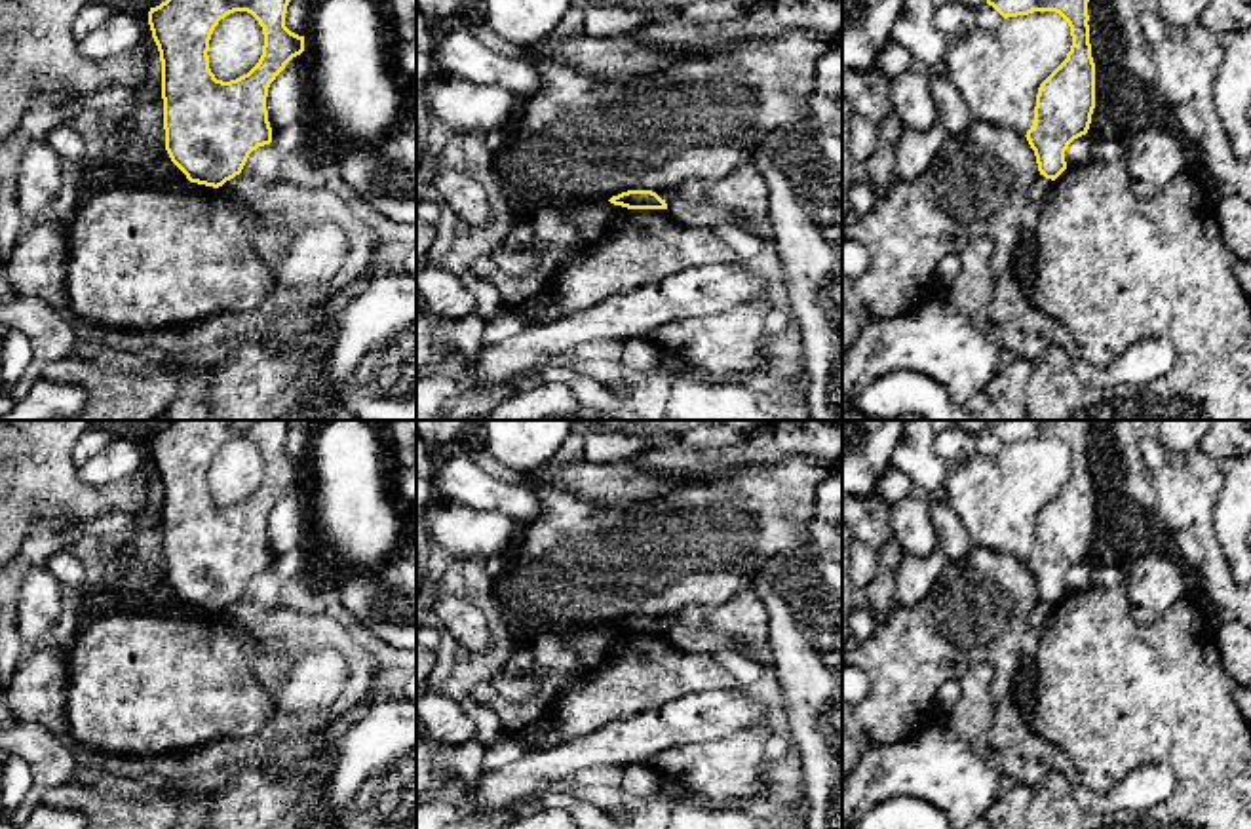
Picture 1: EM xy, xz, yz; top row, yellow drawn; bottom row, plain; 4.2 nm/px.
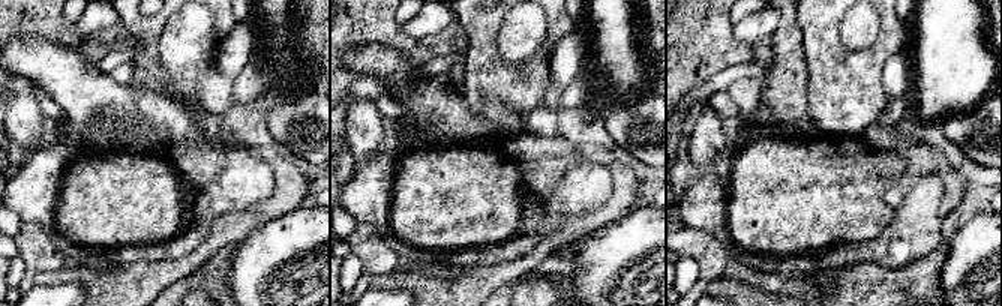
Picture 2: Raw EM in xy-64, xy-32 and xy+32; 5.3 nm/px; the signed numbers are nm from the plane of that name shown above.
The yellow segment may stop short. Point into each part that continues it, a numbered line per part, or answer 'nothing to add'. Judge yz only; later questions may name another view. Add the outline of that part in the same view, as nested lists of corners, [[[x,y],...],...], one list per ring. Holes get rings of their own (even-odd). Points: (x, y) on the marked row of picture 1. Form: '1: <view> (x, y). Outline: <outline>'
nothing to add

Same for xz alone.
nothing to add

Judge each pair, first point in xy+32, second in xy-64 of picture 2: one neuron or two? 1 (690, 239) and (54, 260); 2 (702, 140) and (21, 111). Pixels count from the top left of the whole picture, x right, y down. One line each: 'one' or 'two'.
1: one
2: one

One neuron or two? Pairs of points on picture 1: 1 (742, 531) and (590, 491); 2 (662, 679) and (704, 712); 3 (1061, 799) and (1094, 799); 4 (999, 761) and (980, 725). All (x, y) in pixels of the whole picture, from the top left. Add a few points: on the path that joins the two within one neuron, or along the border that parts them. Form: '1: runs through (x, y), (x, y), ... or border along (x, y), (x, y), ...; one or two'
1: border along (679, 485), (630, 504), (592, 502); two
2: border along (727, 687), (689, 693), (641, 713); two
3: border along (1050, 769), (1069, 784), (1075, 799), (1084, 809); two
4: runs through (989, 751), (980, 742), (980, 734); one

